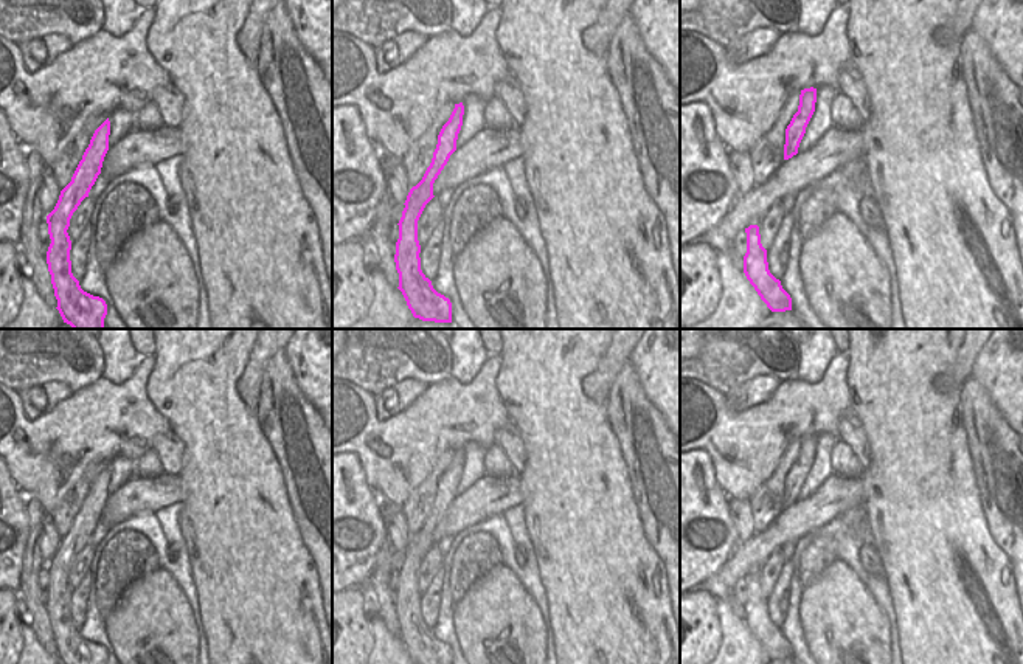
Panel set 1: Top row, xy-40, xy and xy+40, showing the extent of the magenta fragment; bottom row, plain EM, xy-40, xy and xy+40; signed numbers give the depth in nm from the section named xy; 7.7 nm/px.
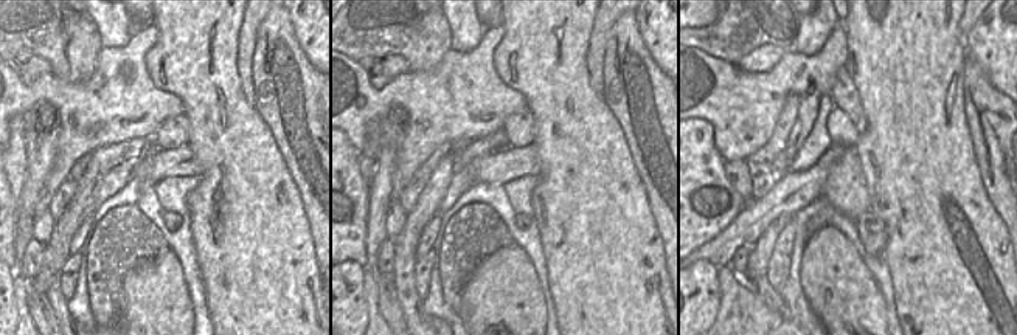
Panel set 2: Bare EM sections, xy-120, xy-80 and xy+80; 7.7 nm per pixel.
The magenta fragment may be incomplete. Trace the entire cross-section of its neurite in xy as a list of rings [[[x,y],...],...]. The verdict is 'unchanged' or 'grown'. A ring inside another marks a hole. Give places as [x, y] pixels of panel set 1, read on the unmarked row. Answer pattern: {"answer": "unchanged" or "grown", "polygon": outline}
{"answer": "unchanged", "polygon": [[[455,451],[449,469],[438,482],[438,492],[430,514],[422,527],[407,543],[405,555],[399,568],[399,586],[396,590],[396,617],[399,638],[402,639],[413,664],[452,664],[452,650],[438,641],[432,628],[421,617],[421,593],[418,588],[418,568],[425,552],[435,545],[433,531],[456,498],[458,481],[463,473],[464,453]]]}

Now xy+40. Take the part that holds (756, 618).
{"answer": "unchanged", "polygon": [[[750,572],[745,576],[745,580],[747,600],[744,603],[744,621],[747,627],[772,659],[792,658],[790,642],[768,617],[767,597],[761,591],[759,574]]]}

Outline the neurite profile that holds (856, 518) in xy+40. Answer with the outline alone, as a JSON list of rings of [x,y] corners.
[[[863,504],[849,509],[841,515],[841,521],[855,532],[866,531],[866,509]]]

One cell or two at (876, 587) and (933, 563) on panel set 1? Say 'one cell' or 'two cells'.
two cells

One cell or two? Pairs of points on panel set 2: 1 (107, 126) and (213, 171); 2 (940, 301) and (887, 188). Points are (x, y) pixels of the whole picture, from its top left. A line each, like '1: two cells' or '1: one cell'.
1: two cells
2: one cell

